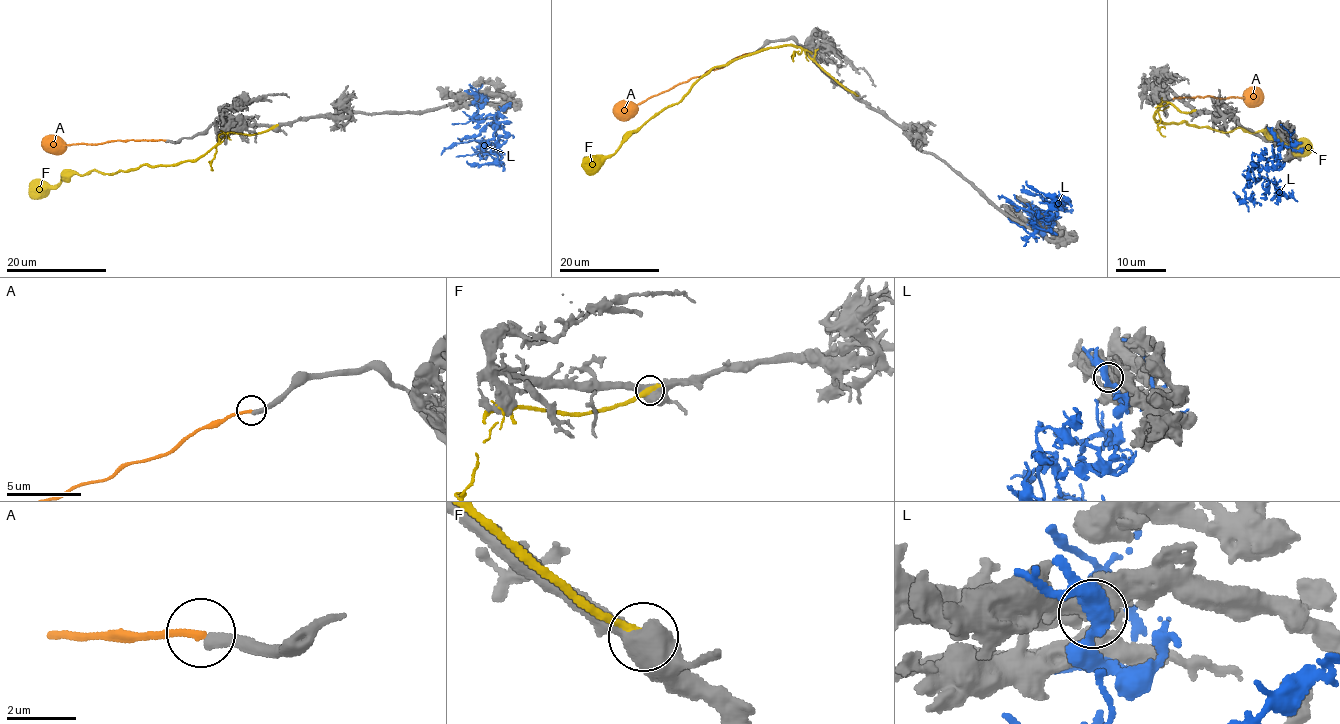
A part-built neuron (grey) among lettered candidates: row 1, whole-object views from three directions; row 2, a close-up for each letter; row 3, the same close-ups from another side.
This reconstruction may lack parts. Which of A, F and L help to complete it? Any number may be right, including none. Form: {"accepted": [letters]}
{"accepted": []}

